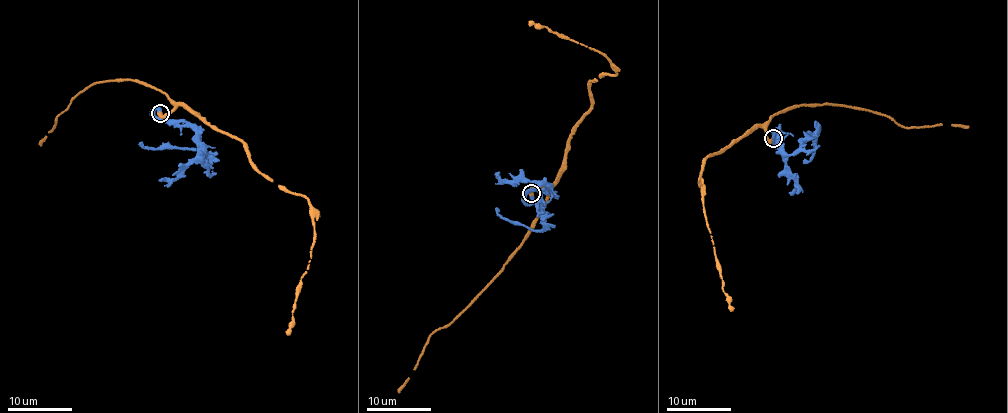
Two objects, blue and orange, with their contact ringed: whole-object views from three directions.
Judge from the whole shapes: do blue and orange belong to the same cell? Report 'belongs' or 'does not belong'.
belongs

